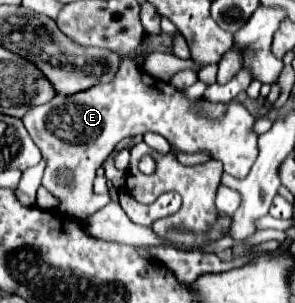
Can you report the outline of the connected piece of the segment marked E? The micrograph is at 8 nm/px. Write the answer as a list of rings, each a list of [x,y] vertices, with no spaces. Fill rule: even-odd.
[[[125,59],[111,83],[91,87],[75,95],[57,95],[45,105],[31,107],[23,117],[33,143],[47,157],[43,187],[61,199],[61,213],[85,221],[111,201],[109,194],[93,193],[95,171],[109,157],[113,147],[127,135],[155,131],[163,135],[177,153],[209,153],[223,163],[231,177],[247,177],[257,159],[257,133],[253,131],[255,117],[239,101],[229,101],[227,111],[219,119],[203,117],[195,111],[197,99],[177,91],[171,83],[151,77],[137,63]]]

